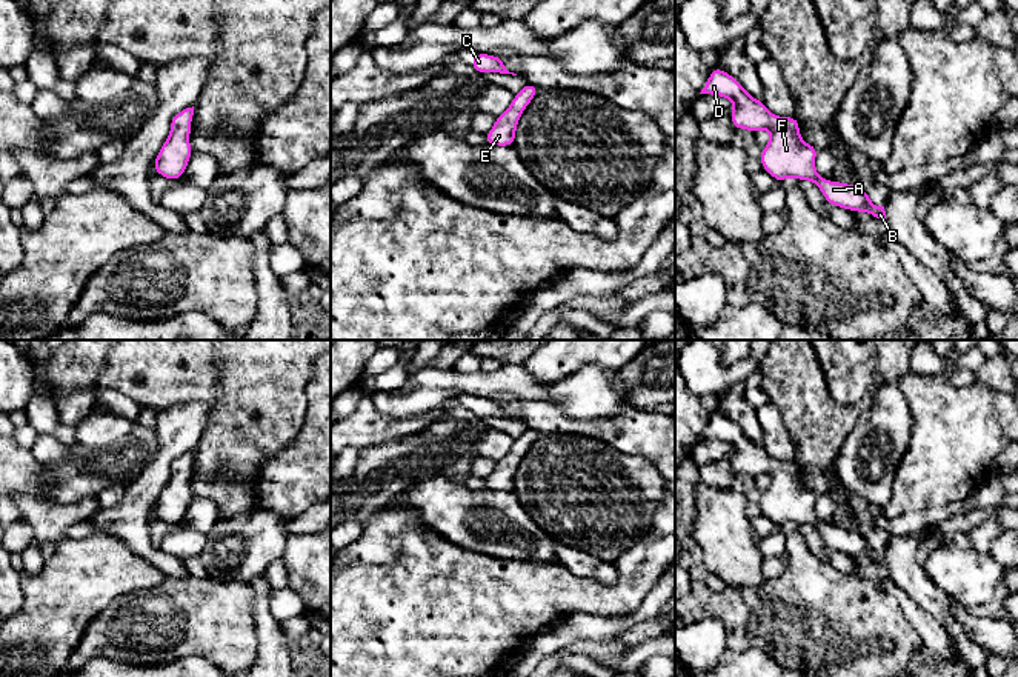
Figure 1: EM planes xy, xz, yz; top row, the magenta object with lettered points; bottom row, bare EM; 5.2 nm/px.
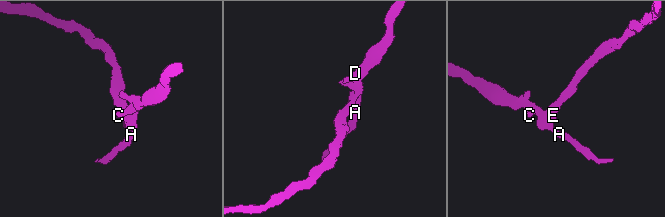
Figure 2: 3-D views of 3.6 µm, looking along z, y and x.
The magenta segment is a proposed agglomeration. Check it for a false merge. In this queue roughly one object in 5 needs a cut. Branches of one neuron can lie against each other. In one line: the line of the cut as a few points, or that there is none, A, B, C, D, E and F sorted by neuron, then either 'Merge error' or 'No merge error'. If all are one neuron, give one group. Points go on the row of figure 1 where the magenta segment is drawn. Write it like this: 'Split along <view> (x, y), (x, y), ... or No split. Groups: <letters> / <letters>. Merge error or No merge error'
No split. Groups: A B C D E F. No merge error

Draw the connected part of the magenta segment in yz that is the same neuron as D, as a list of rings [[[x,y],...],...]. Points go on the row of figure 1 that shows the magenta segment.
[[[712,69],[700,94],[726,97],[734,103],[730,120],[735,129],[758,132],[767,129],[772,135],[761,151],[760,163],[777,183],[787,177],[815,183],[826,202],[843,209],[869,212],[877,218],[886,218],[884,206],[875,206],[869,194],[857,185],[829,182],[815,169],[818,149],[800,137],[800,123],[790,117],[780,117],[767,111],[761,100],[744,91],[741,83],[723,71]]]

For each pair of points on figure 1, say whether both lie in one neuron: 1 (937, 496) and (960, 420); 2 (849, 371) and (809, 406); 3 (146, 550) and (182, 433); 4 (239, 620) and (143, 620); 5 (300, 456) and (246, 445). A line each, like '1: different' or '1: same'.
1: same
2: different
3: same
4: same
5: different

